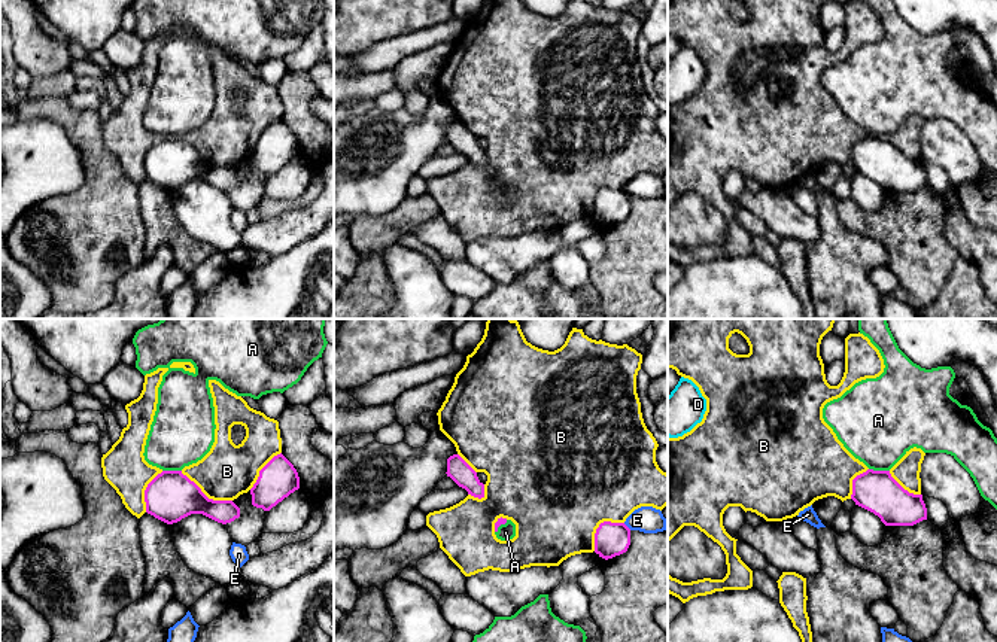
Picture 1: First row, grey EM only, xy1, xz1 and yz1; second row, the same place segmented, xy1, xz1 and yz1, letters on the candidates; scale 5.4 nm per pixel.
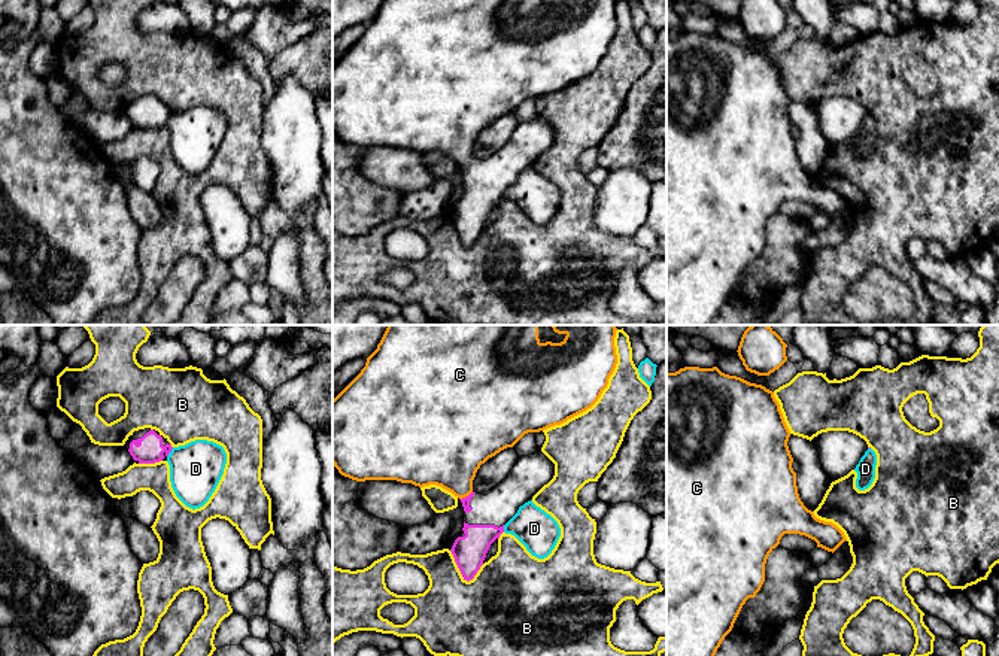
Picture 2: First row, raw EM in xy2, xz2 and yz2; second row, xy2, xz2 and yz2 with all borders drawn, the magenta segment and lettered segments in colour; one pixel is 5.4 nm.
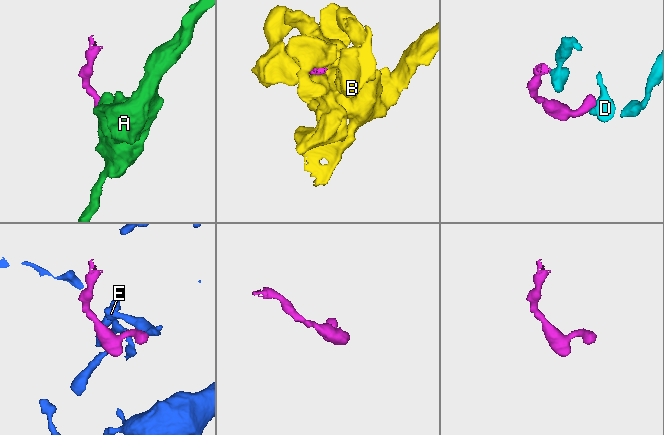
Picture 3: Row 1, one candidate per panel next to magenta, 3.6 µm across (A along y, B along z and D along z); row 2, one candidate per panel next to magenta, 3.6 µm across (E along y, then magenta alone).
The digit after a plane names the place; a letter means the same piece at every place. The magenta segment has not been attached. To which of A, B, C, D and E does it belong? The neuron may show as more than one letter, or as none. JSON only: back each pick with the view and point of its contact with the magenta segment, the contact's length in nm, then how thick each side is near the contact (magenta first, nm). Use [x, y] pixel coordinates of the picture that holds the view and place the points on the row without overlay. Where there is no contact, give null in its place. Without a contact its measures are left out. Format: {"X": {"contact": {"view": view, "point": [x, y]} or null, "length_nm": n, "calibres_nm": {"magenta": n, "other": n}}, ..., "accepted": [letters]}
{"C": {"contact": {"view": "xz2", "point": [465, 163]}, "length_nm": 80, "calibres_nm": {"magenta": 50, "other": 360}}, "accepted": ["C"]}

